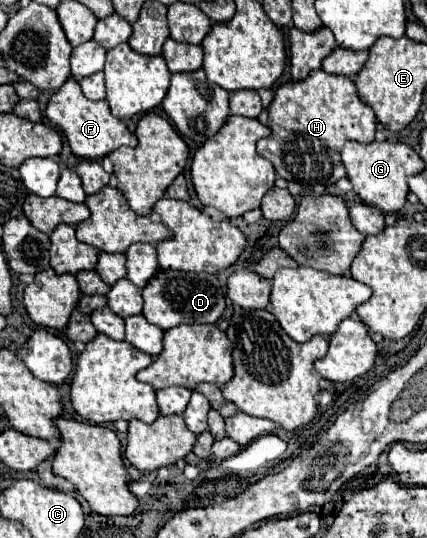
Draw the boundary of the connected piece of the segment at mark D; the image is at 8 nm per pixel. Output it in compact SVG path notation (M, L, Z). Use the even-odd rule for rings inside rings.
M159 271L151 283L143 289L143 317L163 331L181 323L215 323L225 311L225 295L219 279L209 273L185 273L185 271Z

